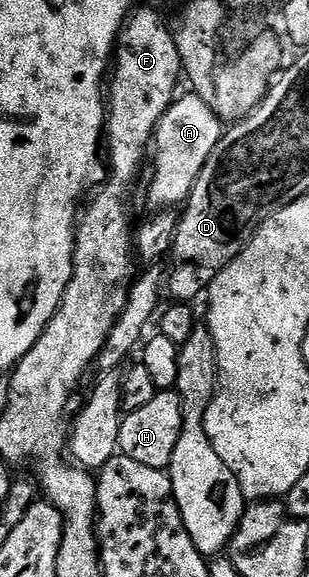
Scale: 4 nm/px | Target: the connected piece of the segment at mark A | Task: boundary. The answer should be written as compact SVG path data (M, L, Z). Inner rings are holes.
M192 92L184 94L173 101L171 108L167 108L163 120L159 120L153 133L151 143L153 175L149 178L149 202L155 206L153 208L177 208L188 199L190 192L195 188L195 180L199 180L199 172L203 172L203 164L207 164L211 152L215 152L215 144L219 144L223 133L223 123L211 107L198 94Z

